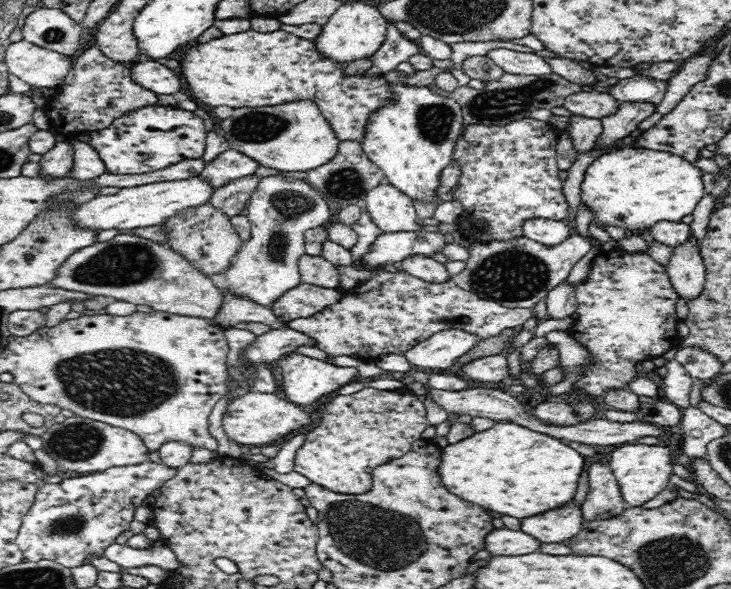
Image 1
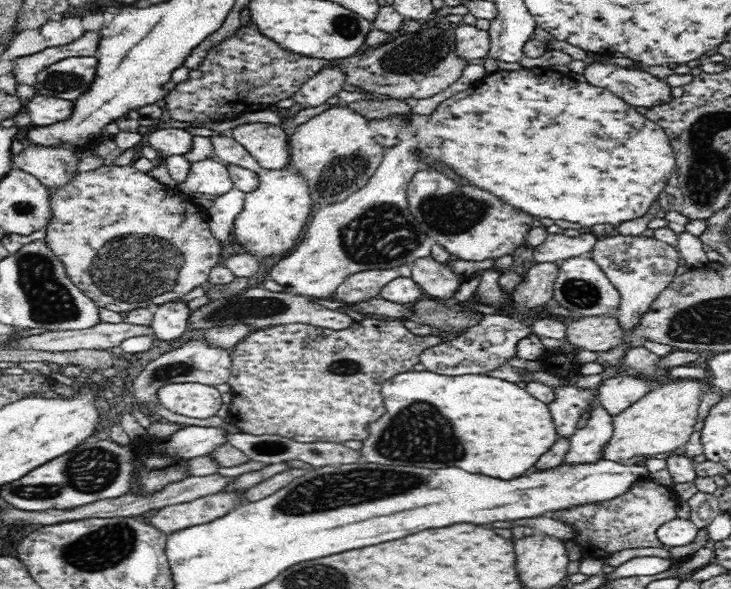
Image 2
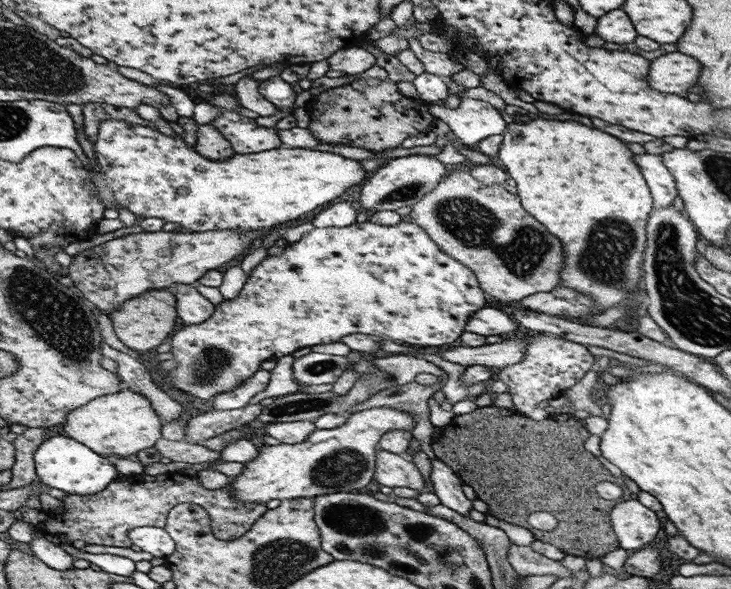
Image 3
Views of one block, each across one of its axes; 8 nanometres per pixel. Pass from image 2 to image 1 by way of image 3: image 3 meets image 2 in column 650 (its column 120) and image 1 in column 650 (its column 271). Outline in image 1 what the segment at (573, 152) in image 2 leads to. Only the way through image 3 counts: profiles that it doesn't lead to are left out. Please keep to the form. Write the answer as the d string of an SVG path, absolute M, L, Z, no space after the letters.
M622 146L590 163L581 184L582 202L592 211L596 226L618 226L641 233L656 222L681 222L681 218L692 214L705 194L703 175L696 165L677 154Z

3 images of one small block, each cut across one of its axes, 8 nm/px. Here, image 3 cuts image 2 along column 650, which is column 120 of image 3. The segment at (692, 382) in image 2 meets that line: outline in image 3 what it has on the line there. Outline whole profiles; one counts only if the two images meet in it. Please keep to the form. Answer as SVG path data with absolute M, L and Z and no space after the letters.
M126 388L118 394L102 396L89 405L74 410L67 416L63 424L66 436L85 443L86 446L97 451L98 454L108 456L127 457L136 454L144 448L150 448L161 439L163 422L150 406L148 398L138 392Z

